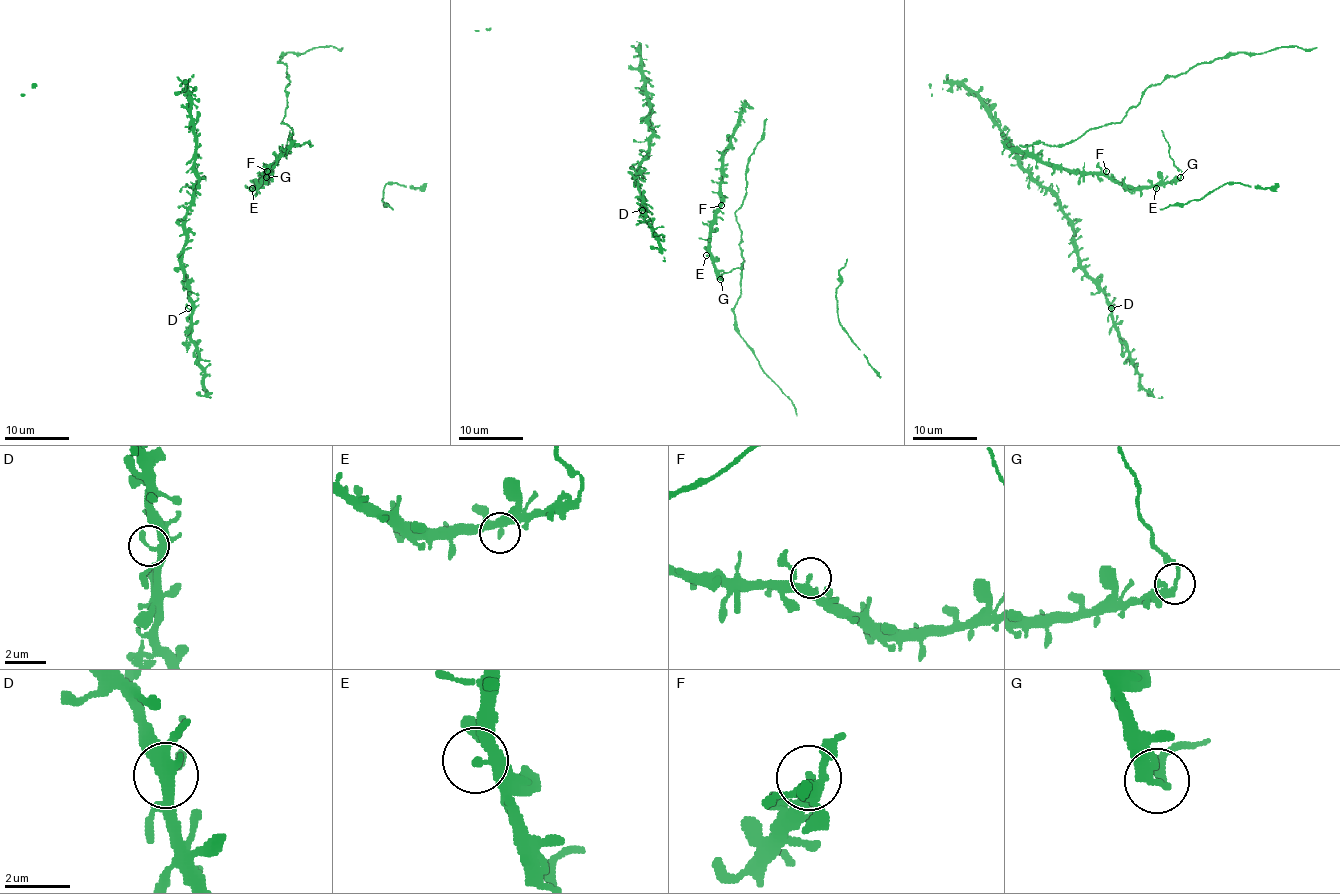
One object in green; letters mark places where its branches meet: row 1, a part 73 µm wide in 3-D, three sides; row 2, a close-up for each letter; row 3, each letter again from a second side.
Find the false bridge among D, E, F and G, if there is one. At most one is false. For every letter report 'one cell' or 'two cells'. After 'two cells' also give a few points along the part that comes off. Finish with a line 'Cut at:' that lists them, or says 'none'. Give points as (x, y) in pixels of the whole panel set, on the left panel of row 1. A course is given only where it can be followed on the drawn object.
D: one cell
E: one cell
F: one cell
G: two cells; foreign part runs (267, 177), (268, 166), (286, 147), (289, 131)
Cut at: G

